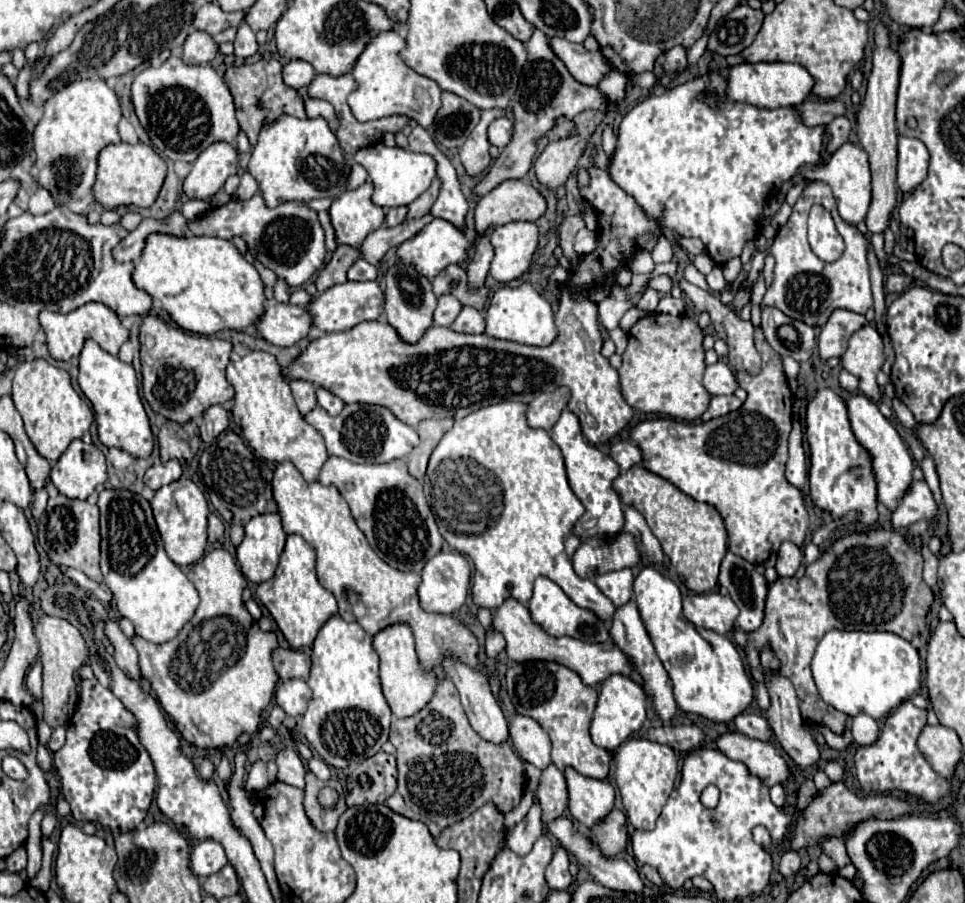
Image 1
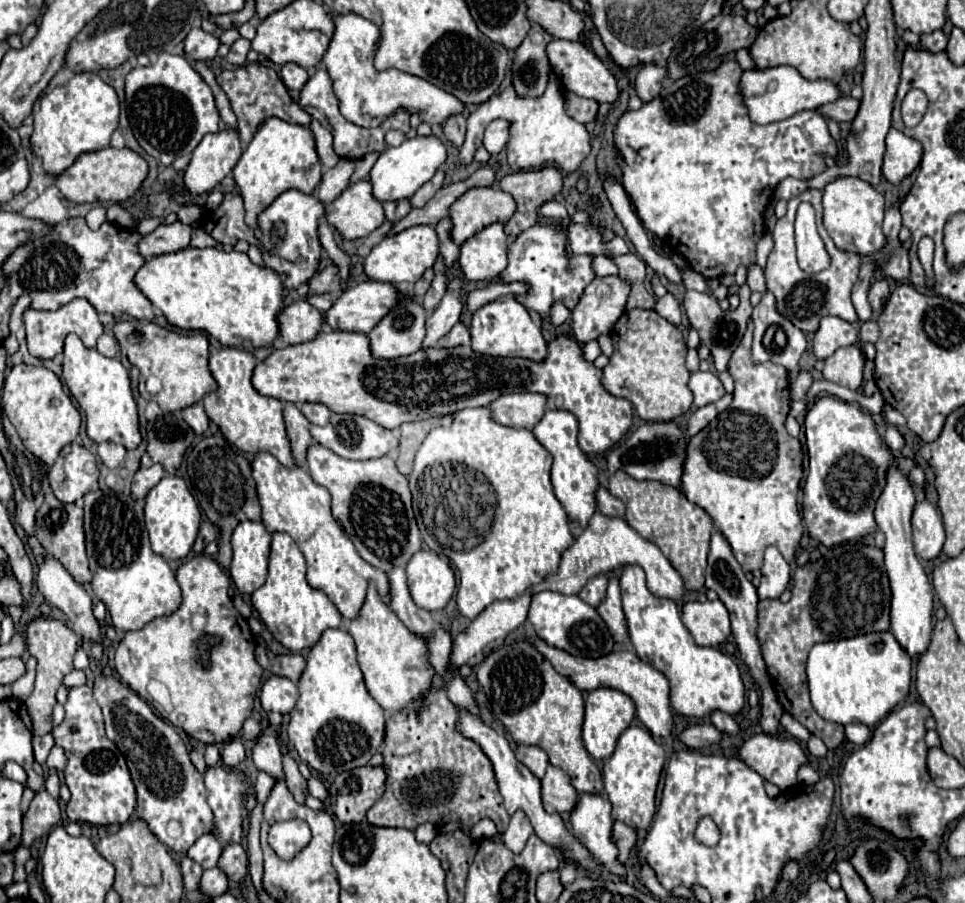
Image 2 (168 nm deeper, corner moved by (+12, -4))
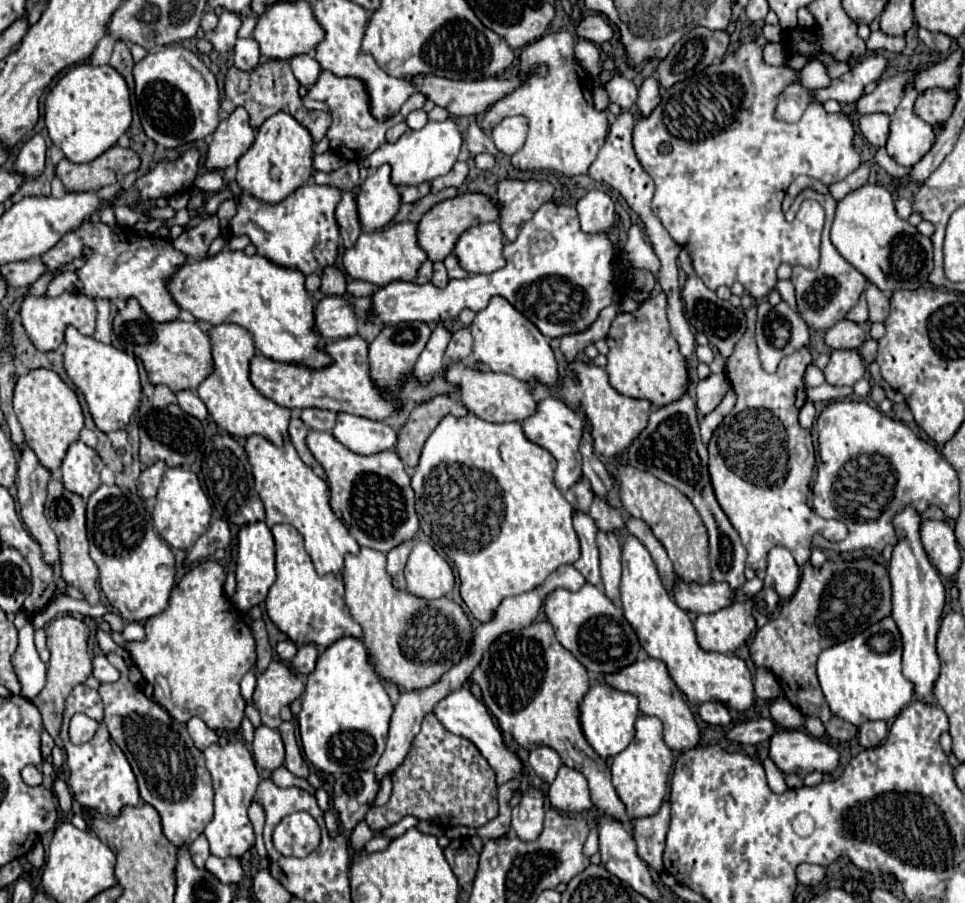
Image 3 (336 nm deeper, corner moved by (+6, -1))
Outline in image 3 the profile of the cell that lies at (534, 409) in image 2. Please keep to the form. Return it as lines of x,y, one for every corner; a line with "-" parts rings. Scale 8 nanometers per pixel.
451,363
445,373
449,383
457,383
461,391
461,399
469,411
477,417
491,421
491,423
509,423
509,421
525,421
537,411
537,401
533,397
533,387
513,375
493,373
493,371
479,371
471,369
465,363

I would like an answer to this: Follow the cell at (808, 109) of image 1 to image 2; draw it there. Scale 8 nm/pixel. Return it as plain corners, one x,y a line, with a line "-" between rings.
843,96
839,98
837,102
831,102
831,104
825,104
819,108
819,112
825,116
825,118
833,118
837,122
843,122
843,120
853,120
857,110
859,110
859,104
861,100
855,100
851,96

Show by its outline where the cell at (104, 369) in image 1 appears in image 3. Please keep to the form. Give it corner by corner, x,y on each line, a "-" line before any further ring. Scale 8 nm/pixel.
75,327
65,331
65,369
75,387
85,395
89,411
99,431
109,433
117,429
125,429
131,421
131,415
137,411
141,403
141,381
137,363
127,353
115,349
113,345
105,345
93,337
81,335

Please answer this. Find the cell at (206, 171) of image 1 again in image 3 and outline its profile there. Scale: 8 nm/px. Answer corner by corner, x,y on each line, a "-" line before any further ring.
237,107
215,129
207,149
205,169
217,171
235,165
237,159
247,153
253,141
255,141
255,133
249,125
249,115
243,107

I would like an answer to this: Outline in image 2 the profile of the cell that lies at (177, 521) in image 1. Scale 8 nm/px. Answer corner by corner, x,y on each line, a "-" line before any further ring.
165,476
157,486
151,488
147,494
147,504
145,504
145,526
151,538
151,548
153,552
161,554
163,558
171,560
181,560
189,554
197,532
201,524
201,512
191,496
187,484
179,476

